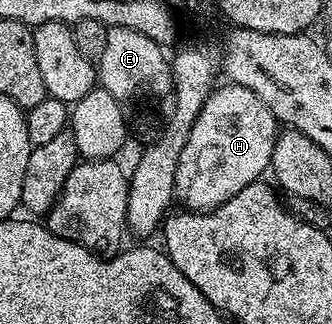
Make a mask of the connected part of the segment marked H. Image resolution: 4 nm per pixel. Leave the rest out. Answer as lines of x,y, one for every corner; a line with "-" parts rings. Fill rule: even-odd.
230,83
220,84
217,88
212,90
210,95
208,95
207,102
203,105
203,109
197,115
197,119
189,131
189,139
185,143
185,147
179,156
177,171
175,172
175,196
178,204
183,204
184,206
182,206
182,208
187,211
206,211
215,209
221,203
233,199
233,195
237,195
237,191
245,191
245,187
249,187
254,181
260,180
260,178
264,176
263,172
268,172
268,170
271,169
271,156
273,155
276,136
277,122
275,116
271,113
270,105
268,105
262,97
253,95
253,91
249,91
249,87
241,87
240,85
232,85

